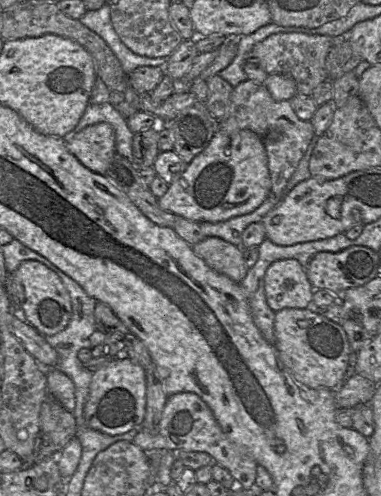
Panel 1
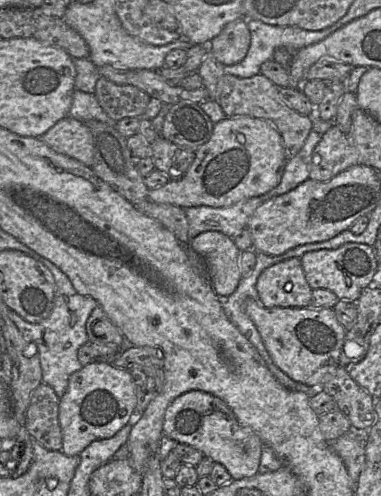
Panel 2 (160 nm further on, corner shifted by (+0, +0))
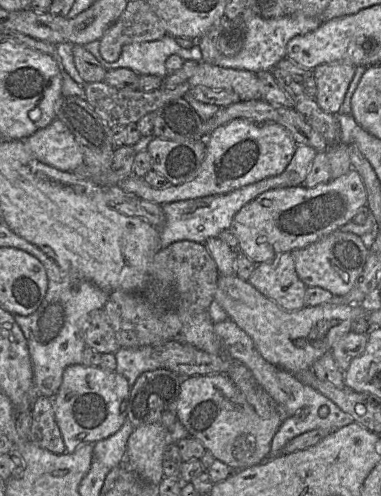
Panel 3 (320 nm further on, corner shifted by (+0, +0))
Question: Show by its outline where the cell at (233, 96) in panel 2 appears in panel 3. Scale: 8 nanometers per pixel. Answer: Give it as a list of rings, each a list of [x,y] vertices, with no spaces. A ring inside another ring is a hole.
[[[199,62],[193,76],[186,82],[191,87],[205,86],[237,94],[240,101],[262,99],[257,75],[247,70],[223,68],[215,64]]]

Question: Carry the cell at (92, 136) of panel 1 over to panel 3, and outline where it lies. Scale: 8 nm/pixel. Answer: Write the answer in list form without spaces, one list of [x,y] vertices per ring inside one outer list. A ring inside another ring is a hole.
[[[56,118],[23,141],[38,161],[60,171],[72,172],[84,164],[82,150],[73,134]]]

